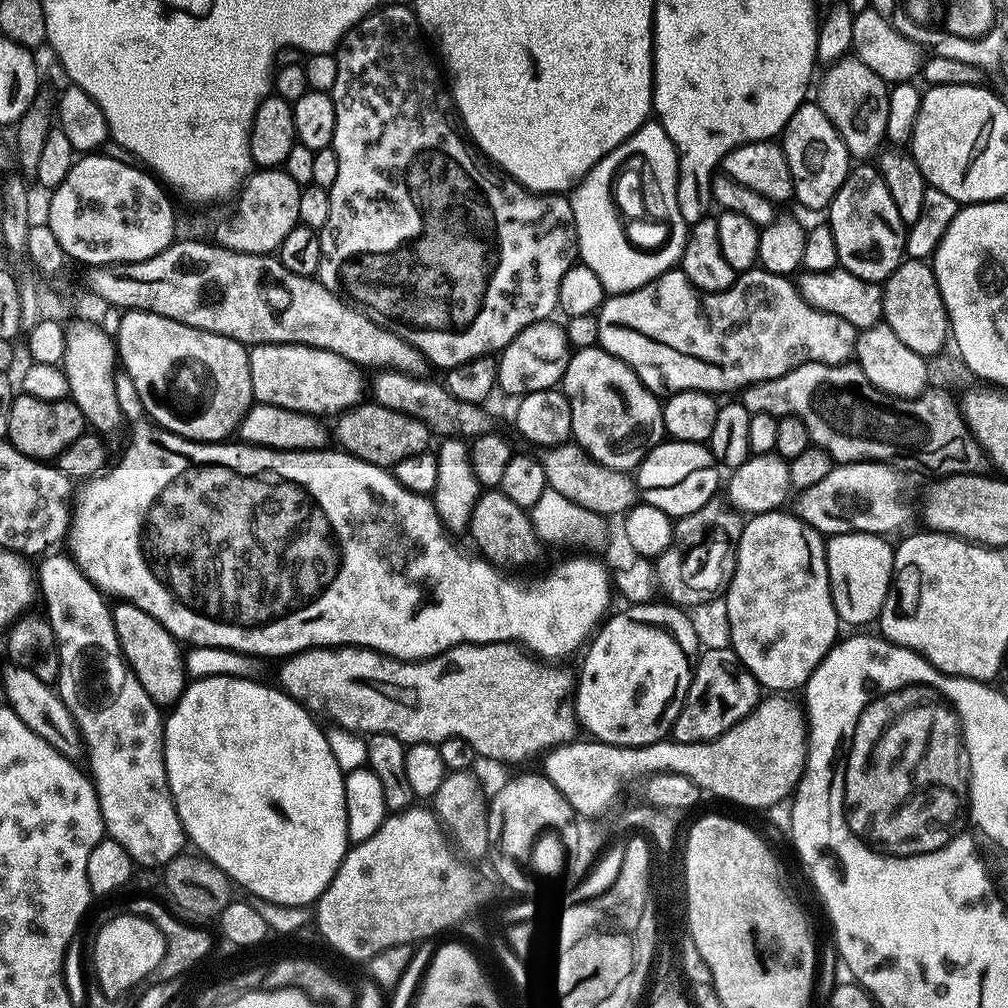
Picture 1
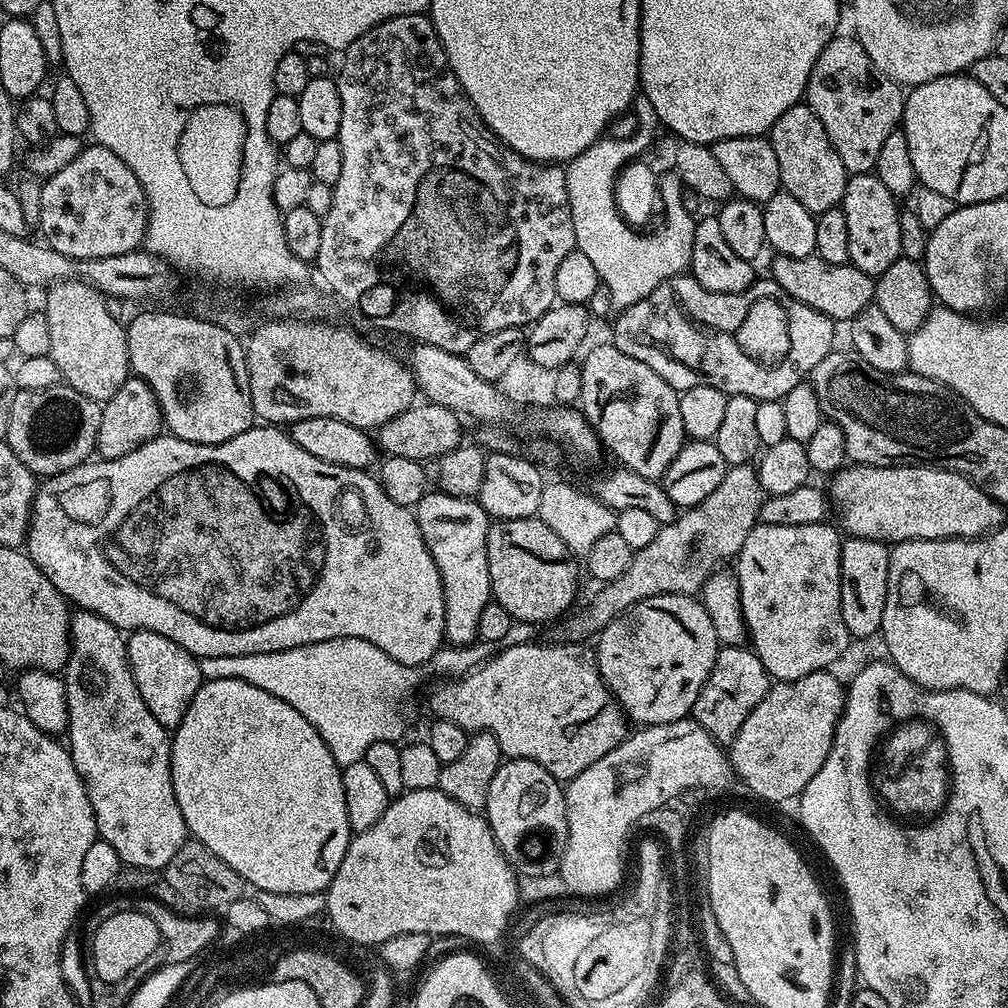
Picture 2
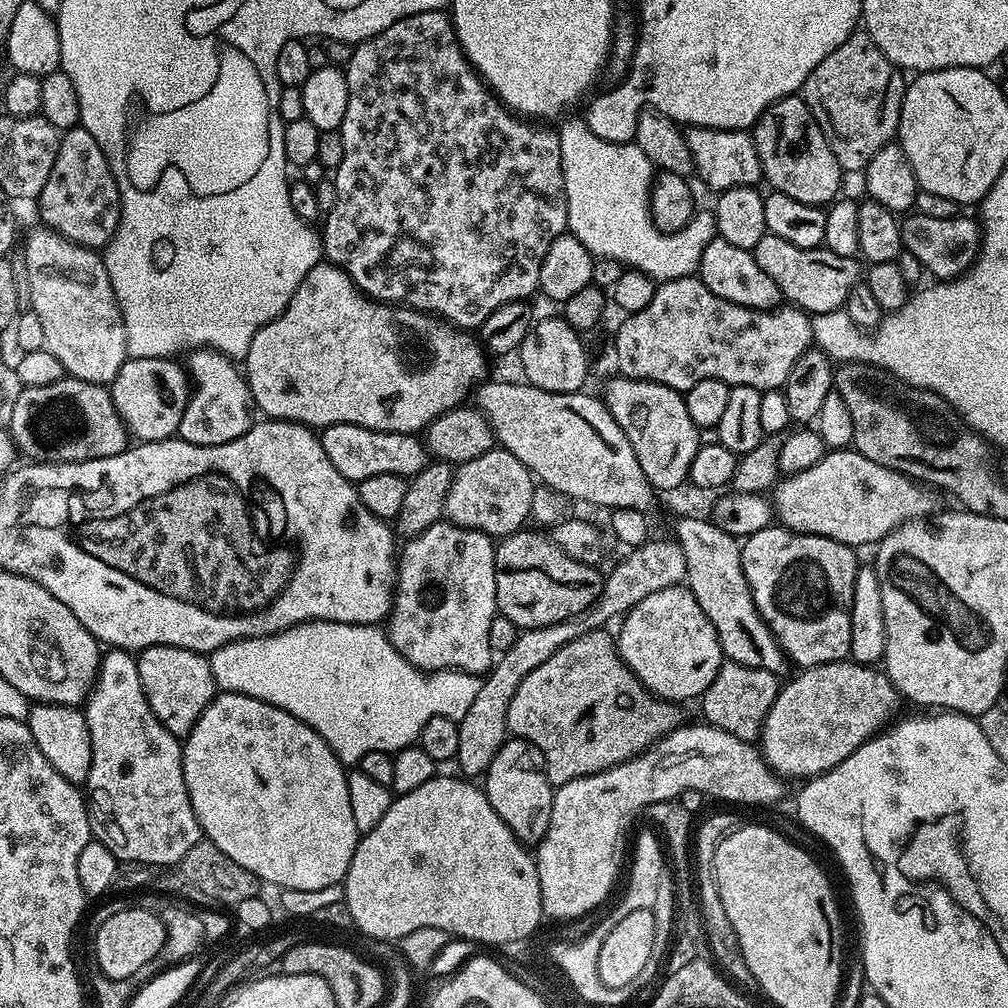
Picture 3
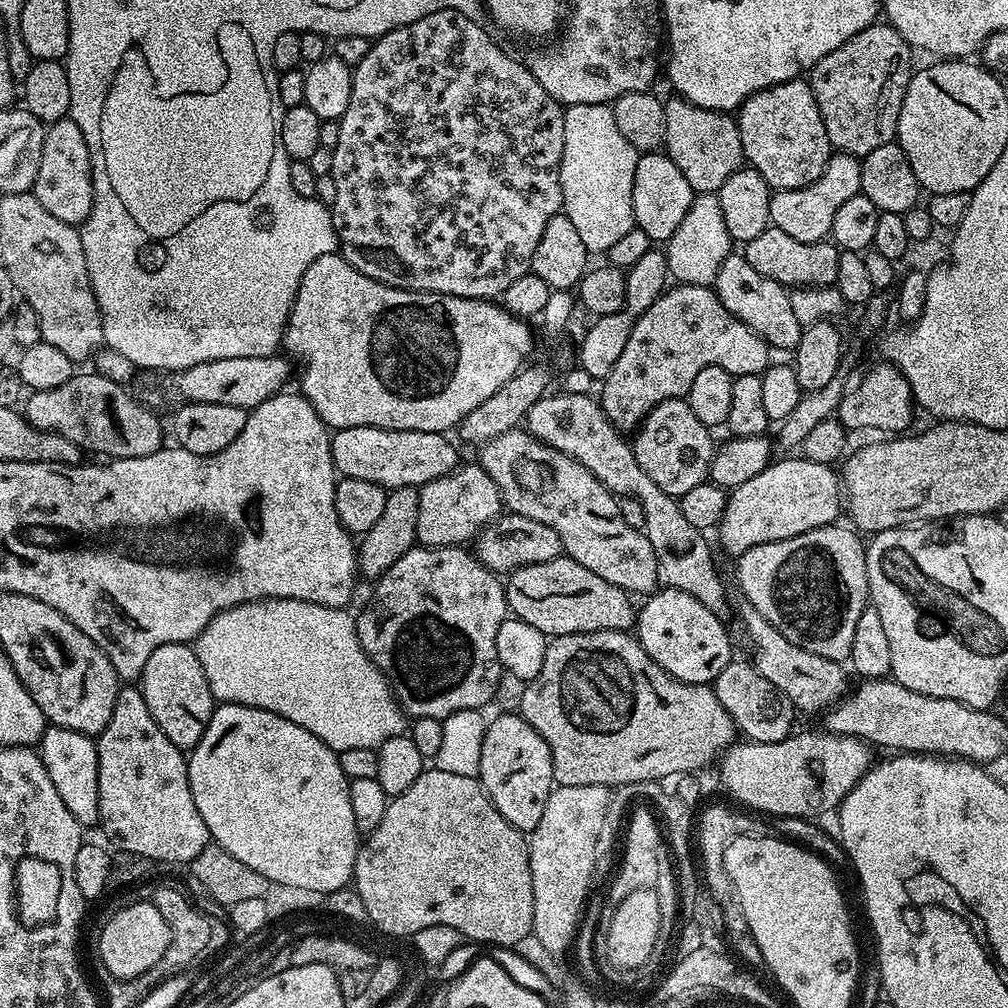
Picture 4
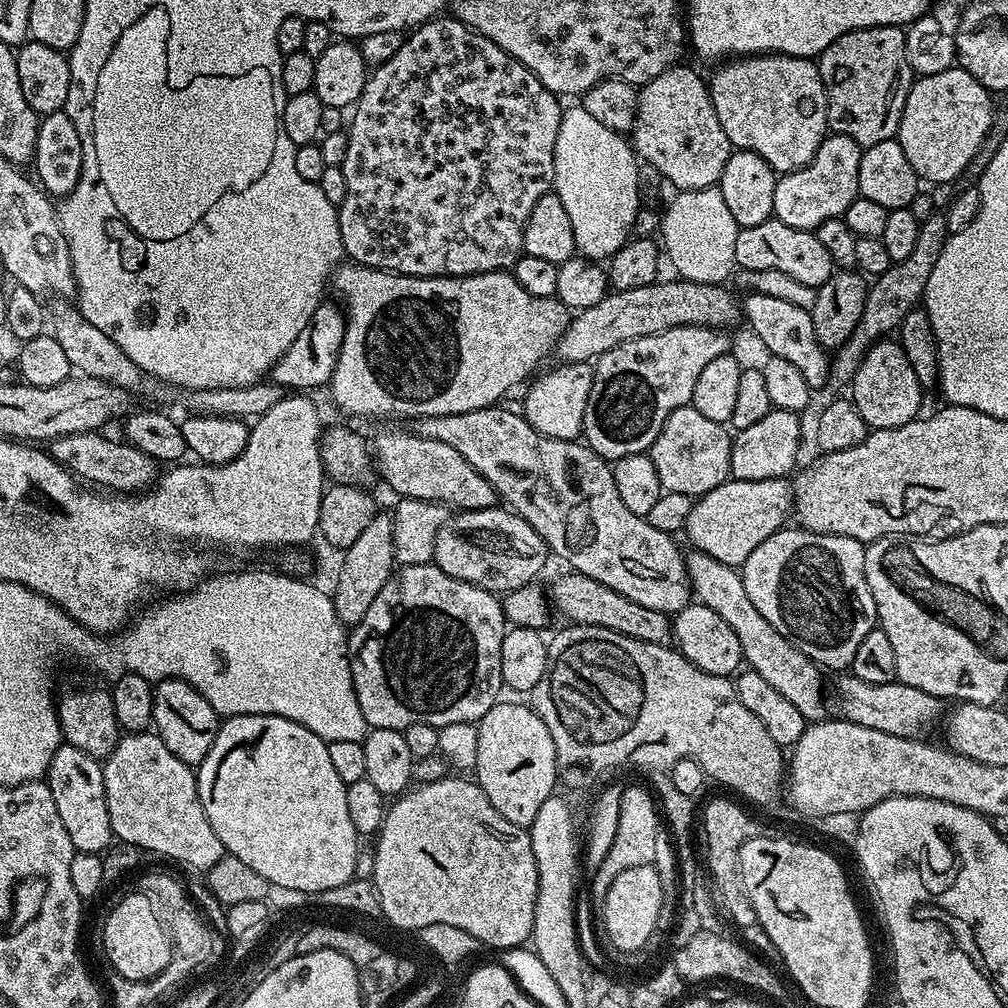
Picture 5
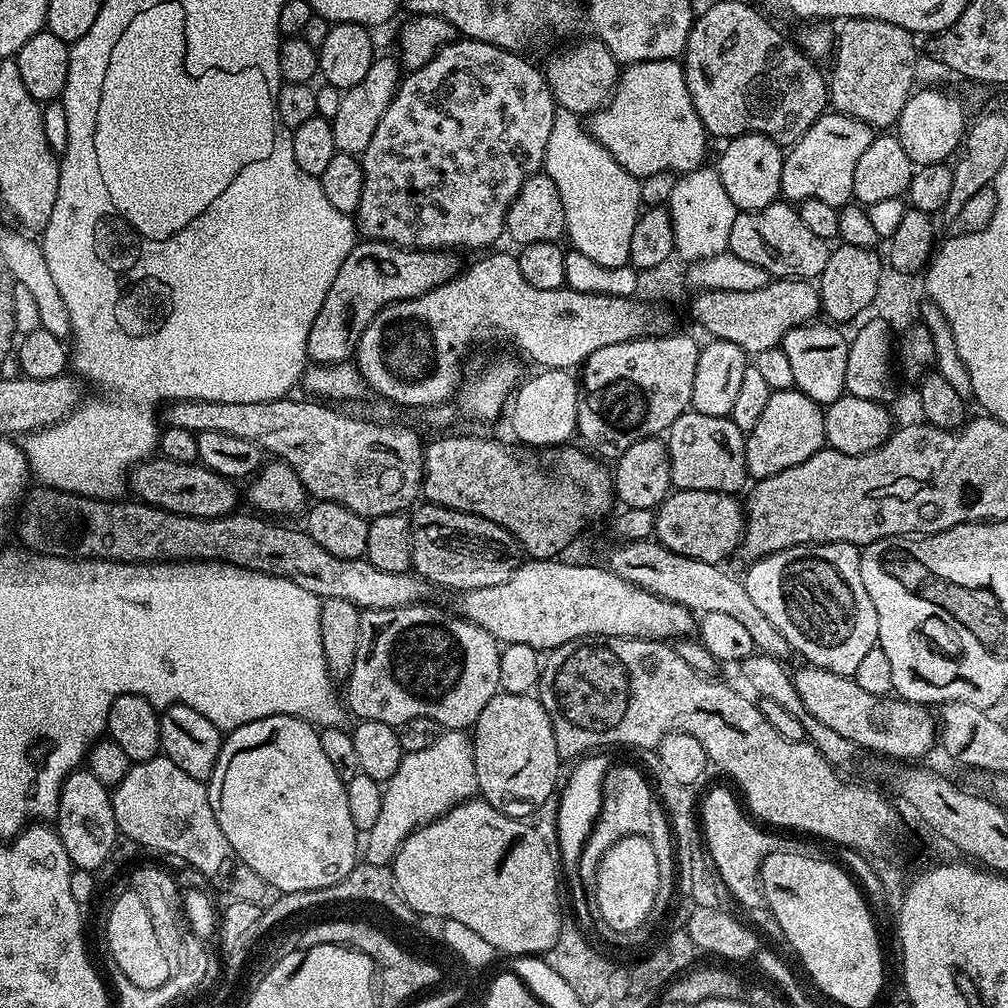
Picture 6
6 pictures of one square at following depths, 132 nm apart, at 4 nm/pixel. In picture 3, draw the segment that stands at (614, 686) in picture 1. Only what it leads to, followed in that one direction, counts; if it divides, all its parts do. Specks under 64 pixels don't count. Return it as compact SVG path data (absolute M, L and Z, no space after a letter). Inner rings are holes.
M687 586L649 594L619 624L620 636L615 637L615 642L624 664L658 699L695 701L714 682L722 663L718 634Z

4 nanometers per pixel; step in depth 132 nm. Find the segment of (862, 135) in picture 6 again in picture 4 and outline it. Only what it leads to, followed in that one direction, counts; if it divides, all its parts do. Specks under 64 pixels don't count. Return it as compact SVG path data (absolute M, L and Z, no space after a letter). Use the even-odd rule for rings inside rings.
M836 152L828 160L826 170L810 186L795 188L789 192L773 191L770 198L771 227L798 238L798 242L818 242L831 233L834 226L834 214L849 198L861 195L862 170L860 160L845 152Z

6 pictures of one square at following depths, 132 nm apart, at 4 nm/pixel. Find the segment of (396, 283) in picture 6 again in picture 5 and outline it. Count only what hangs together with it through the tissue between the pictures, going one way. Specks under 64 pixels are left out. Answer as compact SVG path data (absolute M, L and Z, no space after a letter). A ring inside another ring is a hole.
M322 302L316 307L302 334L298 334L290 350L286 350L282 358L278 358L270 373L271 383L280 384L286 390L312 390L308 388L320 388L323 384L325 387L331 381L338 354L342 350L346 316L339 303L328 303Z

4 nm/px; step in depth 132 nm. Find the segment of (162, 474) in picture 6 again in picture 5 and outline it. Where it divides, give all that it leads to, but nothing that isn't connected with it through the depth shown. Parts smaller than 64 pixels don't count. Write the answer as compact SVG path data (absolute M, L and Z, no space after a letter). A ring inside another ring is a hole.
M99 431L79 432L69 436L59 436L47 441L46 451L53 460L57 460L63 468L67 468L73 476L100 490L112 494L128 494L133 490L148 490L158 479L158 461L150 458L150 454L142 454L133 444L123 439L111 440L108 436L100 436Z

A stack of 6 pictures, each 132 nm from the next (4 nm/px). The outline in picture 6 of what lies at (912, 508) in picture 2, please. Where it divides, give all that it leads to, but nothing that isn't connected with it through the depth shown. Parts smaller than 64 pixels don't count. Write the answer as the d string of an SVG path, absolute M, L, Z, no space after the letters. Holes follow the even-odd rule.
M676 490L655 509L657 544L674 550L686 558L698 558L698 562L723 565L732 551L739 549L744 535L745 509L727 492L706 490Z

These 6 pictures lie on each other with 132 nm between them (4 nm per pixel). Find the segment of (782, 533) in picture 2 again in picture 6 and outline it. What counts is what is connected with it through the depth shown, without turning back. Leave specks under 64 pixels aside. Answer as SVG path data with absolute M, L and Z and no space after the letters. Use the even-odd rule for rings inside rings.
M799 544L751 561L748 573L742 576L746 594L782 630L793 653L801 652L809 665L850 677L855 677L862 657L878 644L878 614L874 614L866 586L862 586L860 554L861 549L854 544Z

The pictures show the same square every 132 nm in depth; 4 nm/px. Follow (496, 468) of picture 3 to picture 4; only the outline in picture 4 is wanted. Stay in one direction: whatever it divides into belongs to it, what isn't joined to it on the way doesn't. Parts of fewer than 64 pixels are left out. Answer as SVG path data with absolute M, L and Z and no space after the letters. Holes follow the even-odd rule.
M476 462L465 468L464 465L458 466L450 474L434 478L434 482L426 482L418 491L416 538L425 548L467 545L502 512L500 491L498 486L494 486L494 478L490 478L490 474L486 474L486 470Z

